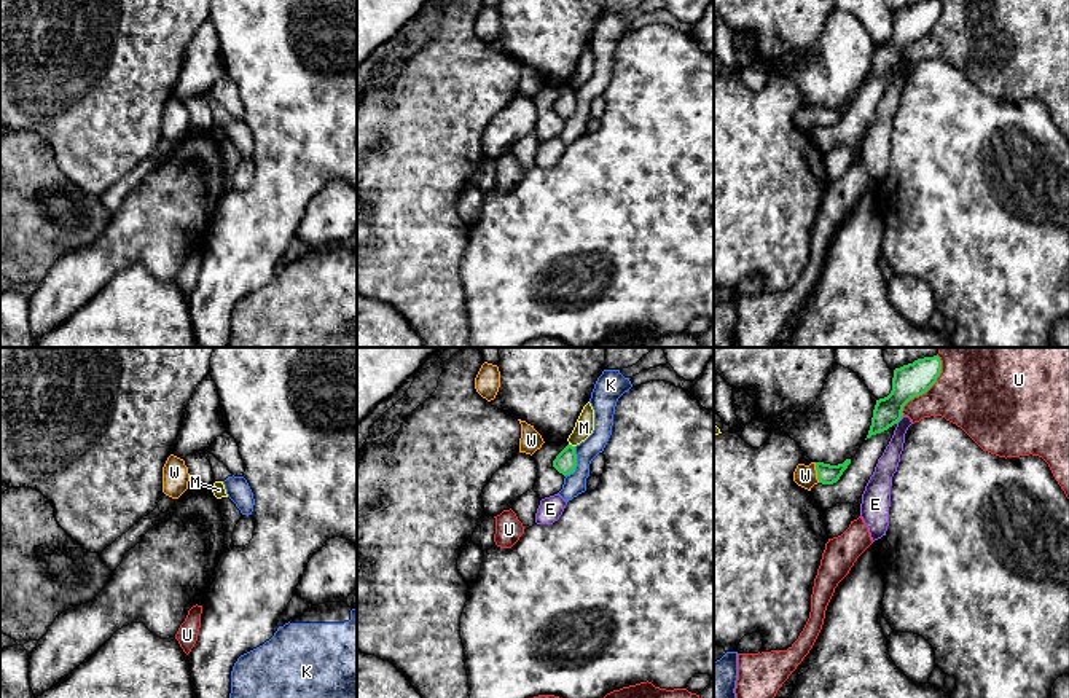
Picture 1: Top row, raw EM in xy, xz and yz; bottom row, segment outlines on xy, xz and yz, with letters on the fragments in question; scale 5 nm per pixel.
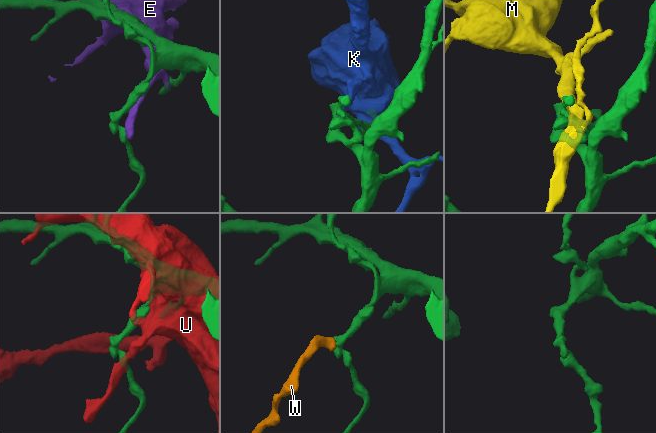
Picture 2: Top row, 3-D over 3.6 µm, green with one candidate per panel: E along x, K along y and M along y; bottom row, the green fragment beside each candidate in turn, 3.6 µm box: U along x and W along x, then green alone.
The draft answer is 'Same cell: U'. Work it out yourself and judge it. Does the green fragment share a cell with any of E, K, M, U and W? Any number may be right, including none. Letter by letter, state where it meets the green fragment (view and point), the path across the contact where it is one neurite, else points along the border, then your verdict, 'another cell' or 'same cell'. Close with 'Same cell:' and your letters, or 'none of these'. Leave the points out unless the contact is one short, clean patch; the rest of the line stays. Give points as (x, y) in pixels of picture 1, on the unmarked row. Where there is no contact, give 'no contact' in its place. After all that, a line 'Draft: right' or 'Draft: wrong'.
E: yz (899, 62) | another cell
K: xz (575, 107) | another cell
M: xz (571, 88) | another cell
U: yz (928, 32) | another cell
W: yz (818, 115) | across yz (827, 117), (818, 115), (805, 118) | same cell
Same cell: W
Draft: wrong

